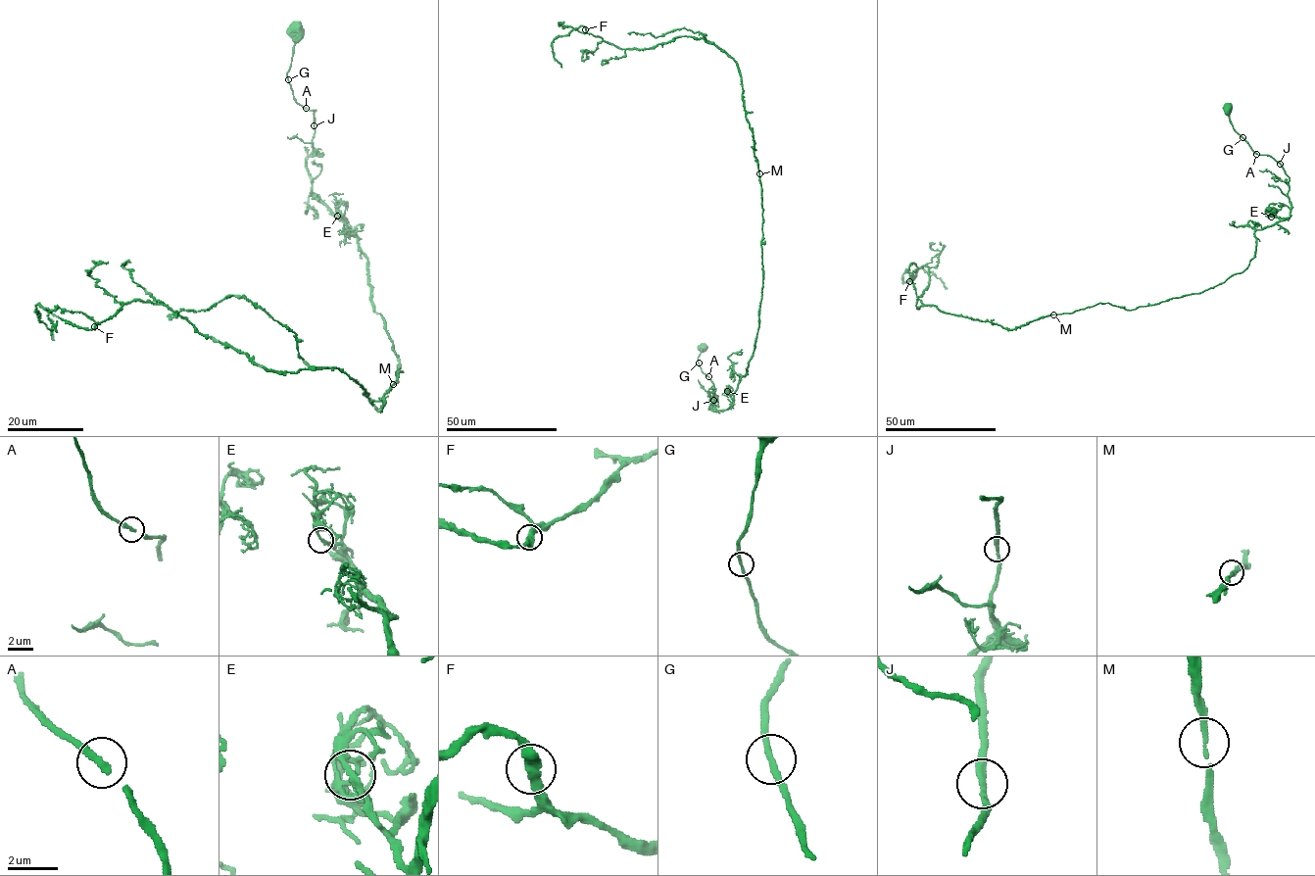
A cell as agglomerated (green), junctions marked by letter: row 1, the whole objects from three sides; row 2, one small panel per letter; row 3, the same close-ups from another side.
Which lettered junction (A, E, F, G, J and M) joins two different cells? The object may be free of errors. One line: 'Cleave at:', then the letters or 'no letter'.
Cleave at: no letter

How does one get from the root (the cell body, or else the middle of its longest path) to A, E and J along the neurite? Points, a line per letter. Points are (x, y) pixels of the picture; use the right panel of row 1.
A: (1228, 108), (1233, 128), (1256, 154)
E: (1228, 108), (1233, 128), (1254, 152), (1277, 161), (1290, 178), (1287, 195), (1290, 216), (1281, 220), (1271, 216)
J: (1228, 108), (1233, 128), (1250, 148), (1258, 155), (1271, 156), (1281, 164)

